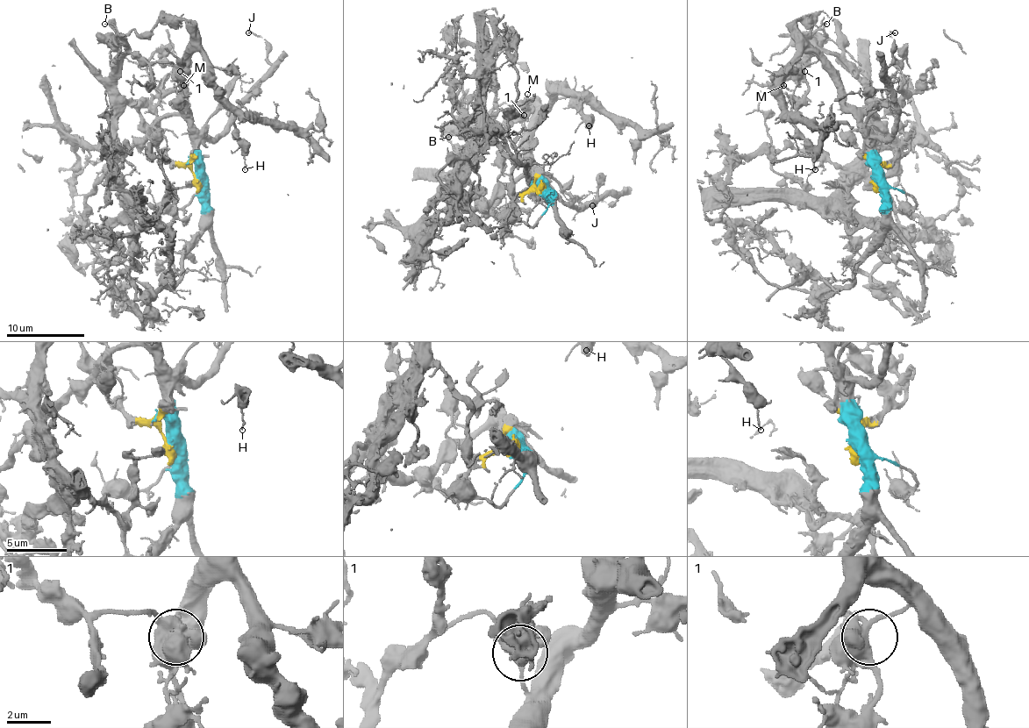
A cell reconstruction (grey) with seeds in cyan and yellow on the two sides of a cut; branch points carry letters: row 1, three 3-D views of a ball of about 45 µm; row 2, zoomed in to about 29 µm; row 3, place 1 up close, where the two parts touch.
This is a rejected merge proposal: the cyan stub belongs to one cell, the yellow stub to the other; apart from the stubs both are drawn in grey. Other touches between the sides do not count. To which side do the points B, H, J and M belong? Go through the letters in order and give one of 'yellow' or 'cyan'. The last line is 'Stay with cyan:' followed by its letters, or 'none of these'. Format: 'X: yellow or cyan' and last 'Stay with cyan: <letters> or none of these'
B: cyan
H: cyan
J: cyan
M: cyan
Stay with cyan: B, H, J, M

